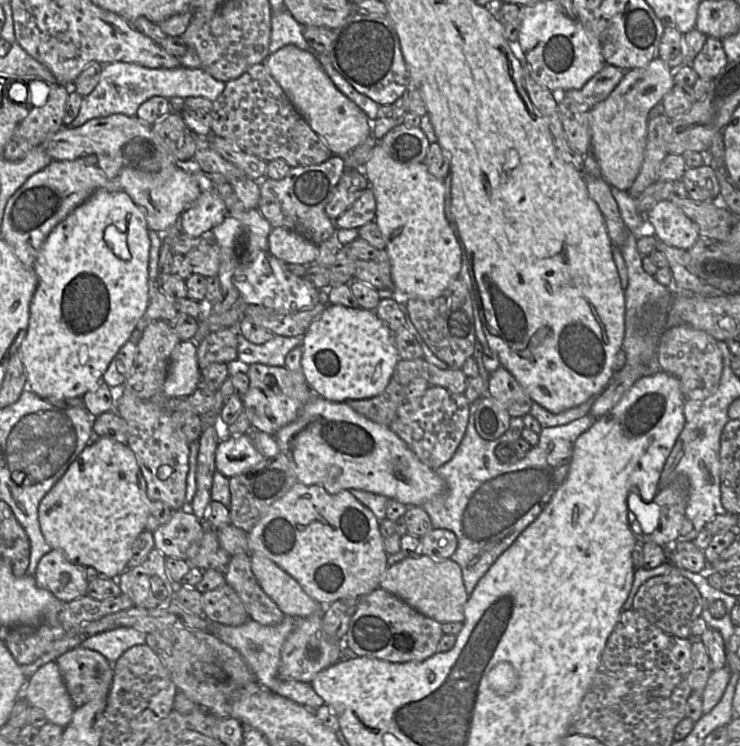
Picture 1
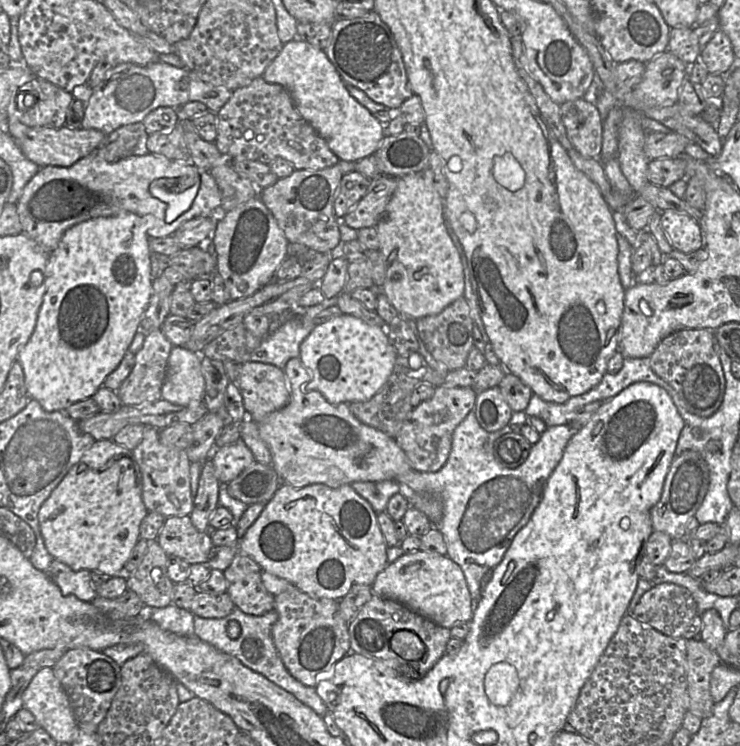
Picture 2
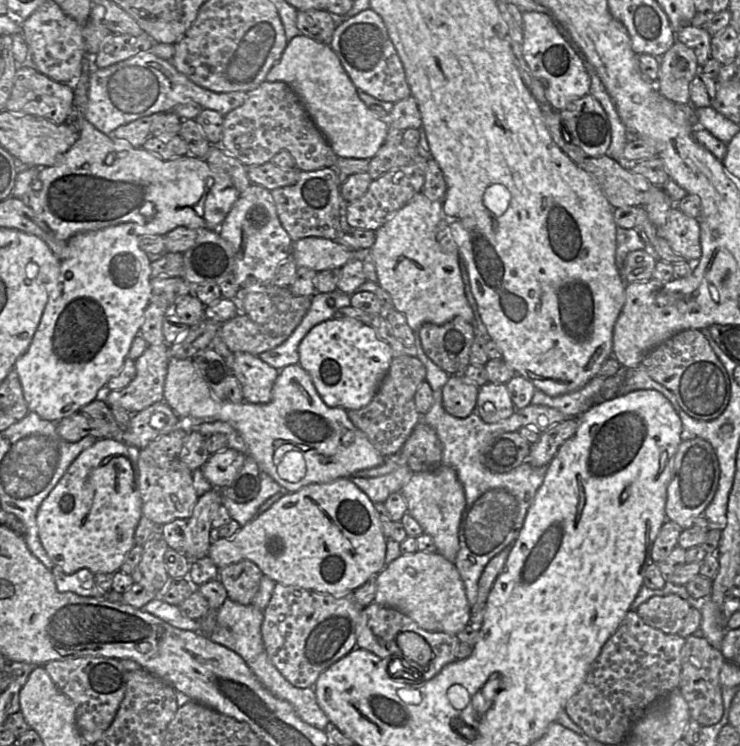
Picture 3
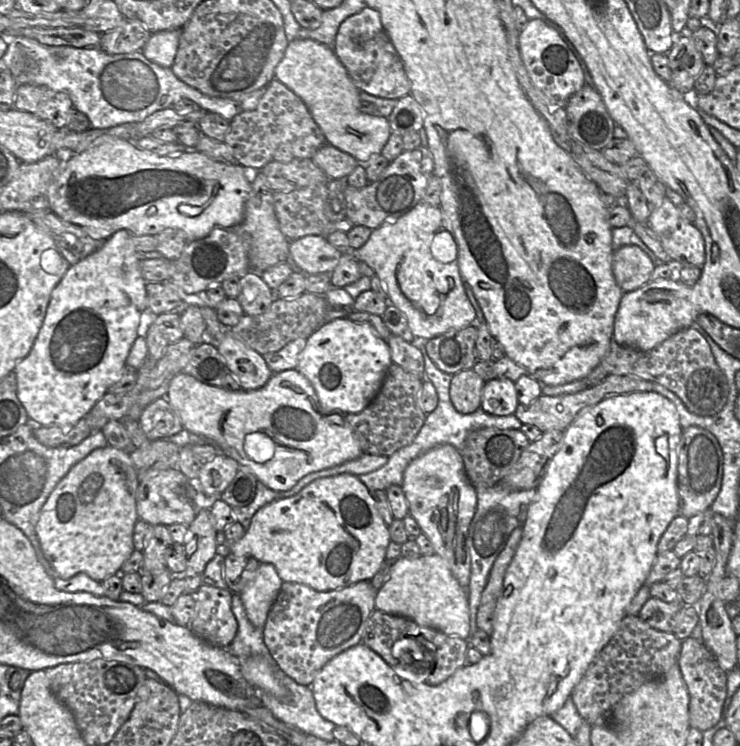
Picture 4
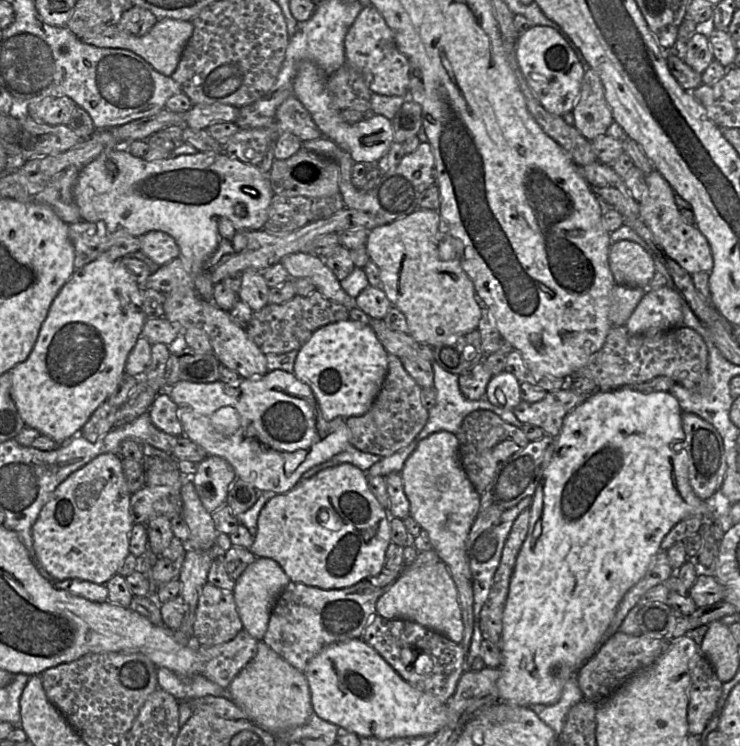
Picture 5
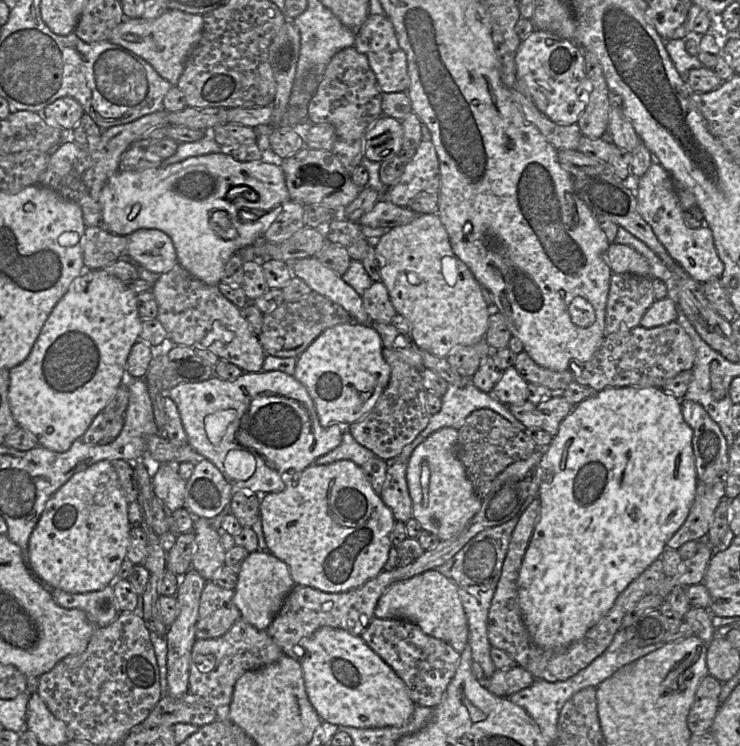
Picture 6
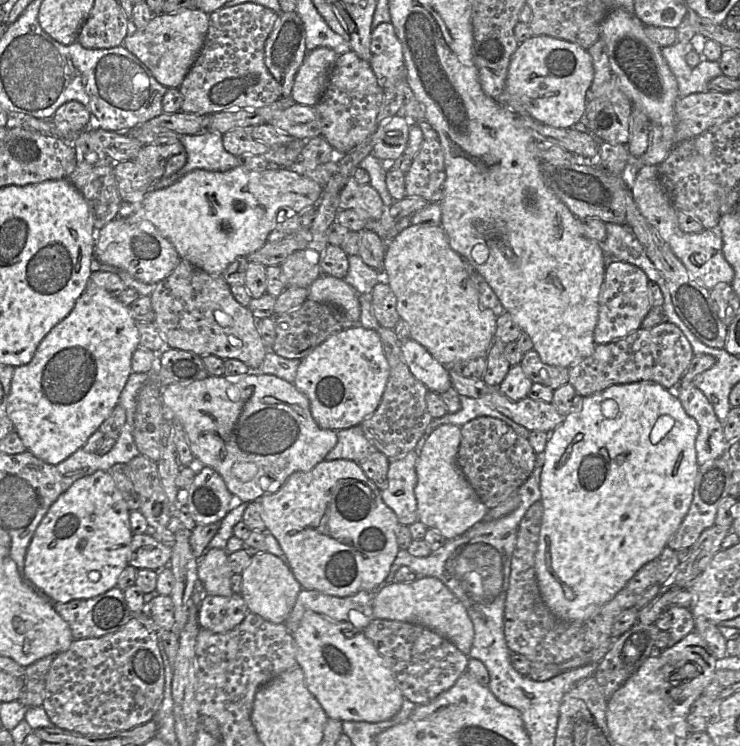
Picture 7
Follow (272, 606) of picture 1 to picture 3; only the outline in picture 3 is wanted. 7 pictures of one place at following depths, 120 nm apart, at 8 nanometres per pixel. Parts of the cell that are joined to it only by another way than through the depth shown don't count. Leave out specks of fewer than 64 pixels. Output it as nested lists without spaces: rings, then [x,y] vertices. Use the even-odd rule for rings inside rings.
[[[241,560],[219,568],[219,580],[230,600],[250,605],[260,587],[263,576],[261,569],[250,560]]]

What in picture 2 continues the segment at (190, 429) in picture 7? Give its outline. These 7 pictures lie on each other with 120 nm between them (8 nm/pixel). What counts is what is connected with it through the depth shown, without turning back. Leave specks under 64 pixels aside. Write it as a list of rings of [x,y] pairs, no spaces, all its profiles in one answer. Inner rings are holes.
[[[174,346],[168,359],[166,379],[162,386],[162,399],[175,405],[188,406],[192,402],[204,401],[205,380],[202,373],[201,354],[192,352],[184,346]],[[300,357],[291,358],[284,372],[290,390],[288,404],[257,423],[271,452],[271,465],[283,483],[294,487],[321,483],[336,488],[357,481],[395,480],[412,469],[395,439],[359,421],[349,404],[328,402],[314,387]]]

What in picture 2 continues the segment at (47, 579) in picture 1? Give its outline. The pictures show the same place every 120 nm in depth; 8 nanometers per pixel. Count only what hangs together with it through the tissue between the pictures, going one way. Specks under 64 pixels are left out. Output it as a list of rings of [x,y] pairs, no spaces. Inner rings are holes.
[[[54,559],[45,573],[60,588],[63,596],[74,595],[84,602],[91,602],[98,597],[89,570],[74,571]]]

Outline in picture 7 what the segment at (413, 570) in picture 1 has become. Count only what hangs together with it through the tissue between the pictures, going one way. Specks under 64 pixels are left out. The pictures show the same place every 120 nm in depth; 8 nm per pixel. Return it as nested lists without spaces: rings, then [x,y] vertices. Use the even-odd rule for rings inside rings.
[[[418,577],[406,583],[384,583],[375,594],[373,616],[374,619],[421,625],[453,643],[467,656],[473,644],[474,627],[466,608],[446,585],[434,577]]]

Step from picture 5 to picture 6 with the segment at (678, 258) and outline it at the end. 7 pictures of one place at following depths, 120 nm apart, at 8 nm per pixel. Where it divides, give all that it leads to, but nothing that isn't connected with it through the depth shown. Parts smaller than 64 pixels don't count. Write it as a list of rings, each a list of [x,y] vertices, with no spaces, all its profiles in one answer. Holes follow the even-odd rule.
[[[653,161],[647,172],[639,179],[636,200],[640,215],[651,227],[656,238],[669,256],[692,279],[700,283],[720,279],[724,265],[715,249],[712,231],[706,225],[695,229],[685,225],[682,218],[684,210],[676,191],[676,183],[658,162]]]

